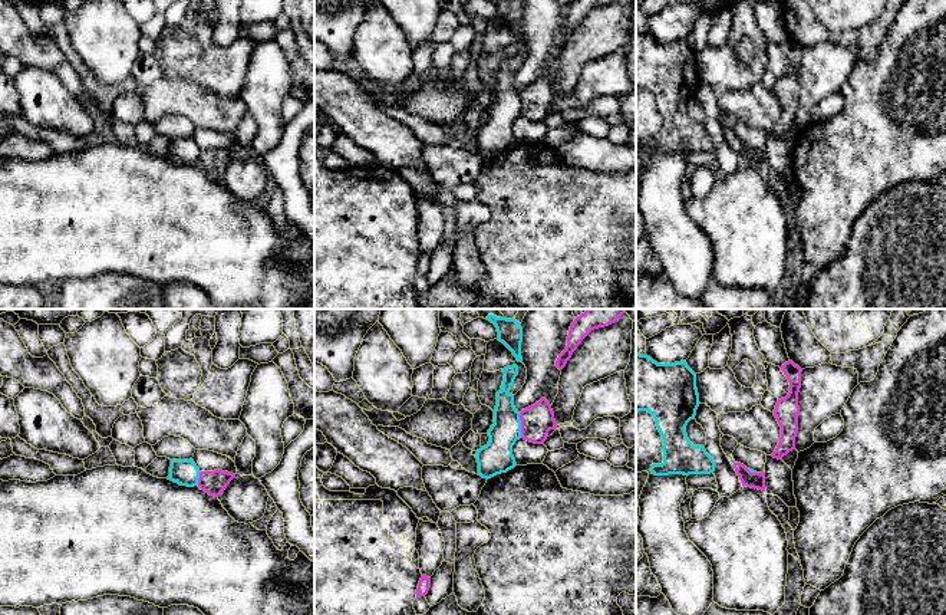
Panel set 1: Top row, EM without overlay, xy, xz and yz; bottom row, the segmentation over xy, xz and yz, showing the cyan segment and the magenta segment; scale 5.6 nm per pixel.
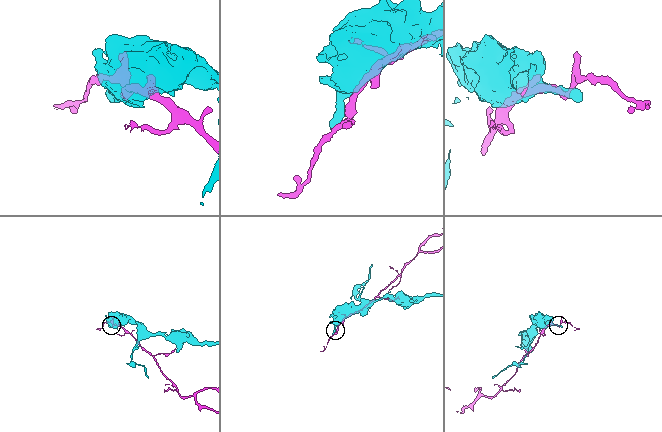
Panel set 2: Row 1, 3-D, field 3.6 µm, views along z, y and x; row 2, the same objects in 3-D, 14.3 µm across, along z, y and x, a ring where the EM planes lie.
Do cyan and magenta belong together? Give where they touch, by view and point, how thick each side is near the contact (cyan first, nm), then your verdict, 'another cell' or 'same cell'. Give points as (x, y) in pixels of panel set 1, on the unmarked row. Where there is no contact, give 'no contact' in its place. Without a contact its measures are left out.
meets cyan in xz at (520, 104); 180 nm thick on the cyan side, 180 nm on the other; another cell

